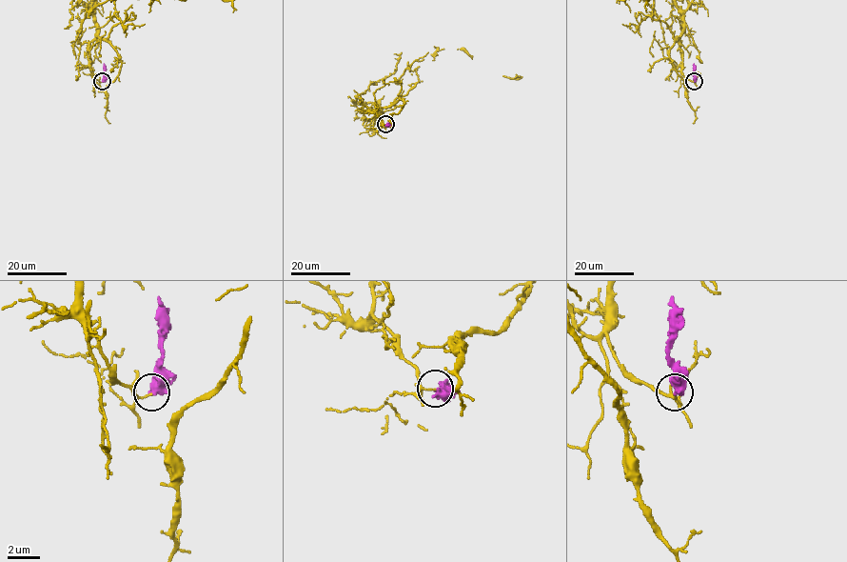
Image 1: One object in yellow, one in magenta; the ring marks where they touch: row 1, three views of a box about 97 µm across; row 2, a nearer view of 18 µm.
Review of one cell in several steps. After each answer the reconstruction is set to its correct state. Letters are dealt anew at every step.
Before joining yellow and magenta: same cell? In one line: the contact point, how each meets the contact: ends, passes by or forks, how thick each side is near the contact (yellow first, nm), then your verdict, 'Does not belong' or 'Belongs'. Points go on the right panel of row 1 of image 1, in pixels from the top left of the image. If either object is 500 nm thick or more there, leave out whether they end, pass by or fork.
Place: (694, 81). Thickness 80 nm (yellow) against 500 nm. Does not belong

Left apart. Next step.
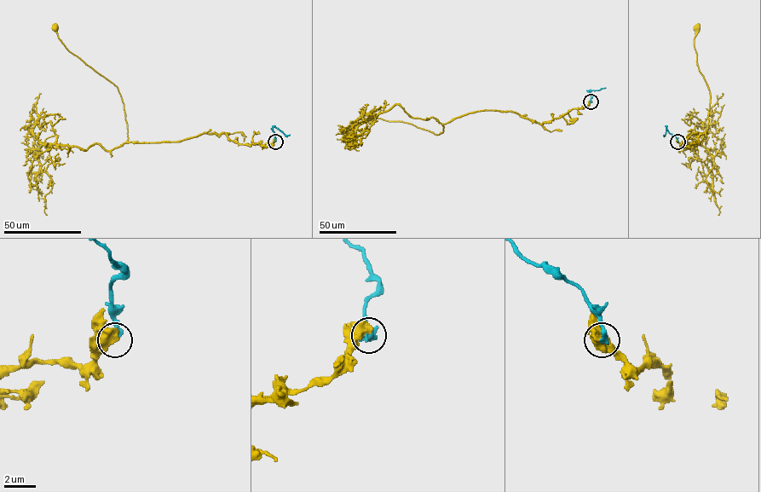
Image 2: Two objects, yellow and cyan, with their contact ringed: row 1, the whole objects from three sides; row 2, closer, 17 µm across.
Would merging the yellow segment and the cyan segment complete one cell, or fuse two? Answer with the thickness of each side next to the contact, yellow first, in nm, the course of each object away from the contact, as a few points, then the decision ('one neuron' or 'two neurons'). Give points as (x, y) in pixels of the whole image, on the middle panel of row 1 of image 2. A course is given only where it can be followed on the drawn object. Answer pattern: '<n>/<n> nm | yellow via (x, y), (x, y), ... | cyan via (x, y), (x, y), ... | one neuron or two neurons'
750/360 nm | yellow via (590, 101), (541, 124), (510, 111), (468, 112), (444, 124), (442, 132), (435, 135), (400, 121), (371, 121) | cyan via (590, 101), (588, 90), (606, 88) | two neurons

